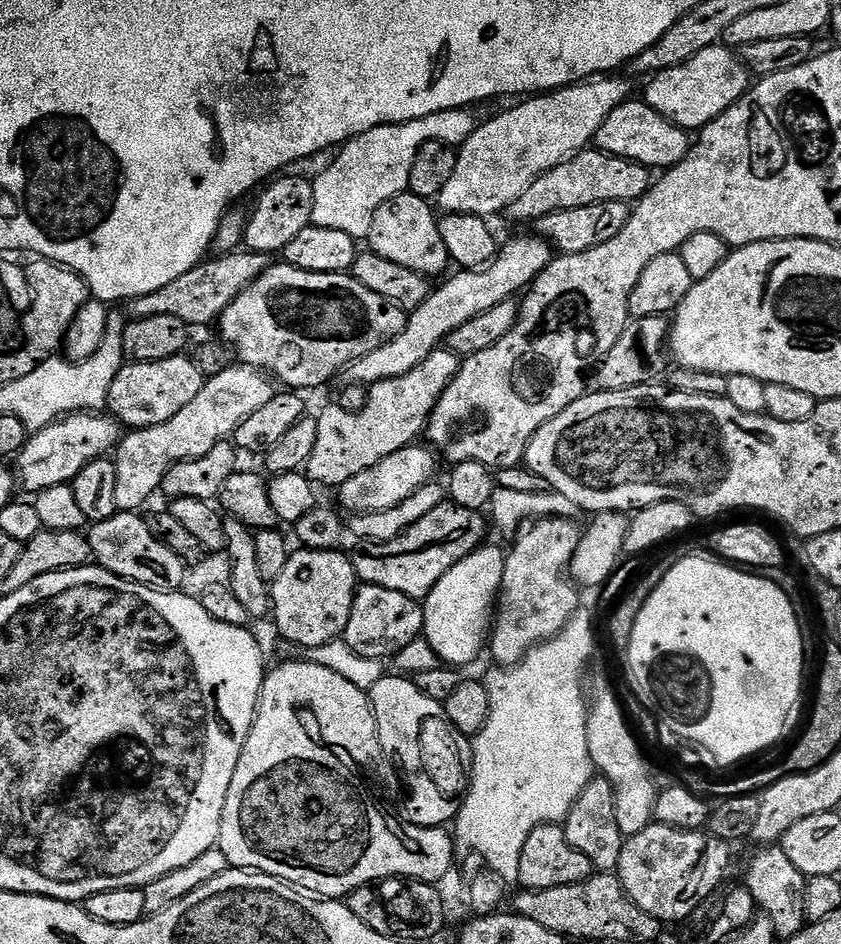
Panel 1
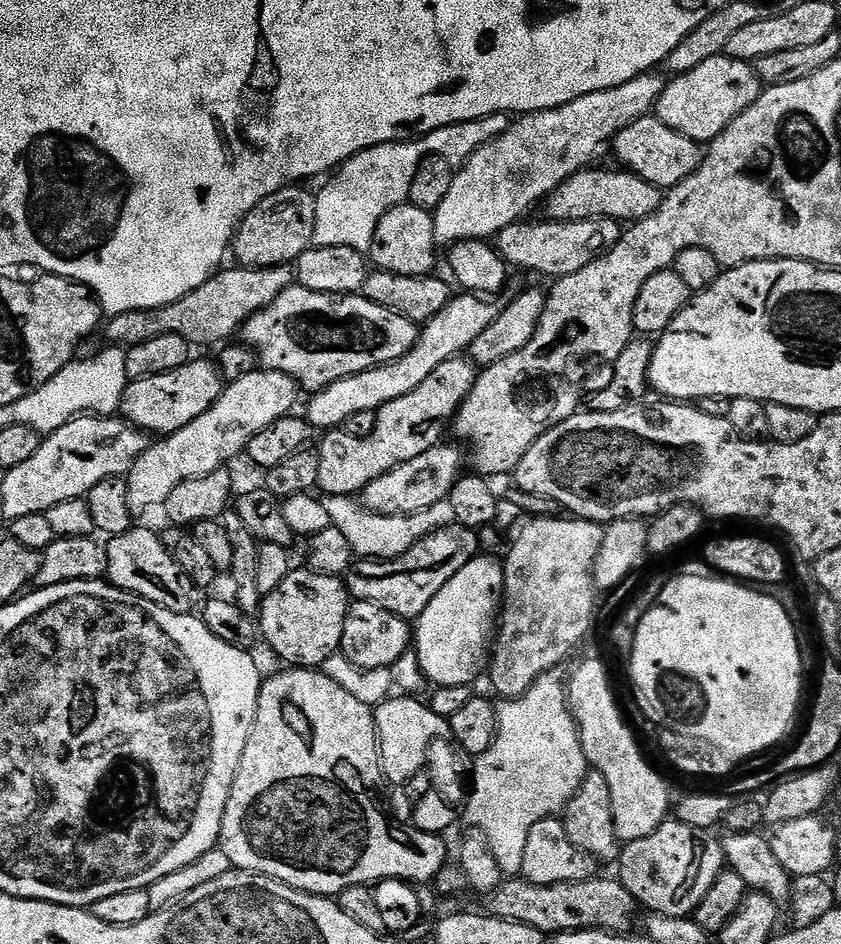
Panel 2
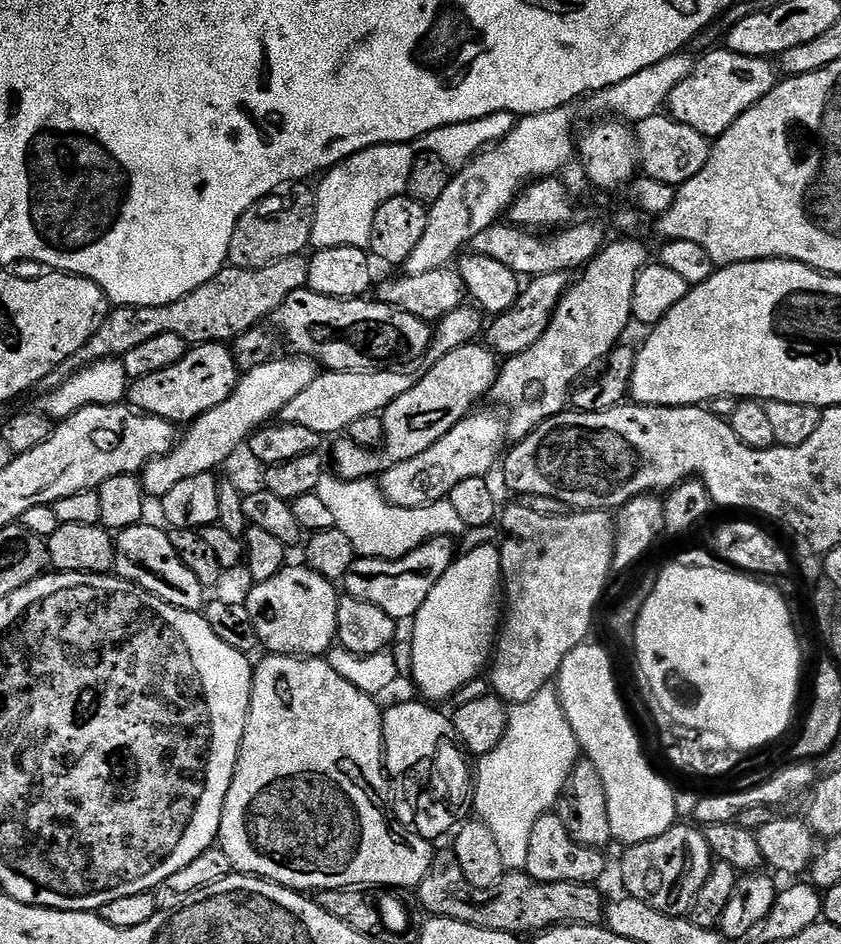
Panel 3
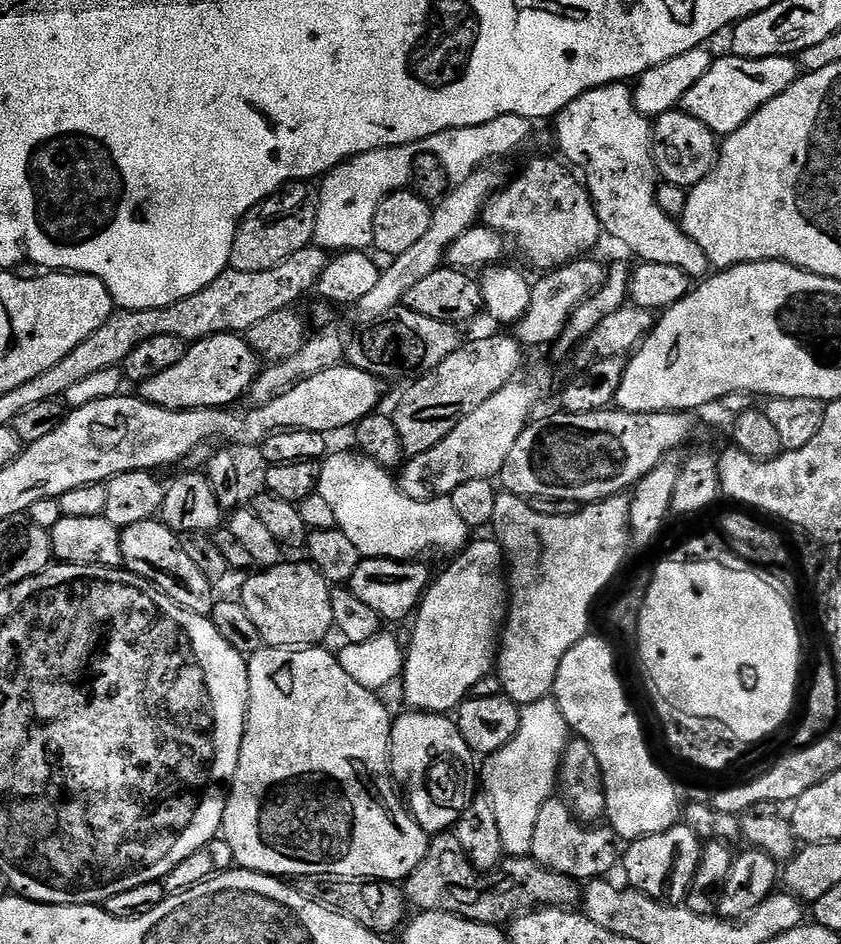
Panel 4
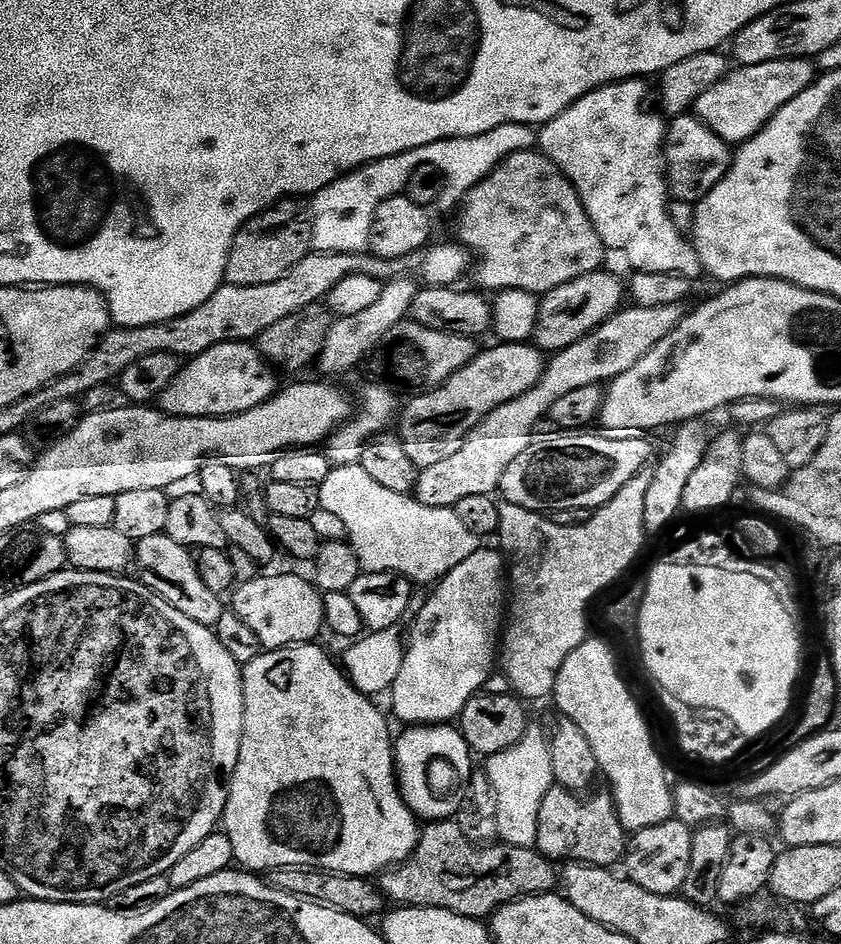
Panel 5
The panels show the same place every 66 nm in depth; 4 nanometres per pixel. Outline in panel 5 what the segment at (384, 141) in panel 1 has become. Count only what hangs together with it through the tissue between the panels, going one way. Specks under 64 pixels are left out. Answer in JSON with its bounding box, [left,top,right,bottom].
[310,151,421,254]

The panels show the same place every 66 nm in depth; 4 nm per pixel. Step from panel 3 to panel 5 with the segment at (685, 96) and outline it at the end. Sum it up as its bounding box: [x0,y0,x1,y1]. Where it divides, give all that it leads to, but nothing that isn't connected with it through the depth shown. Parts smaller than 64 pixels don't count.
[694,59,818,146]

